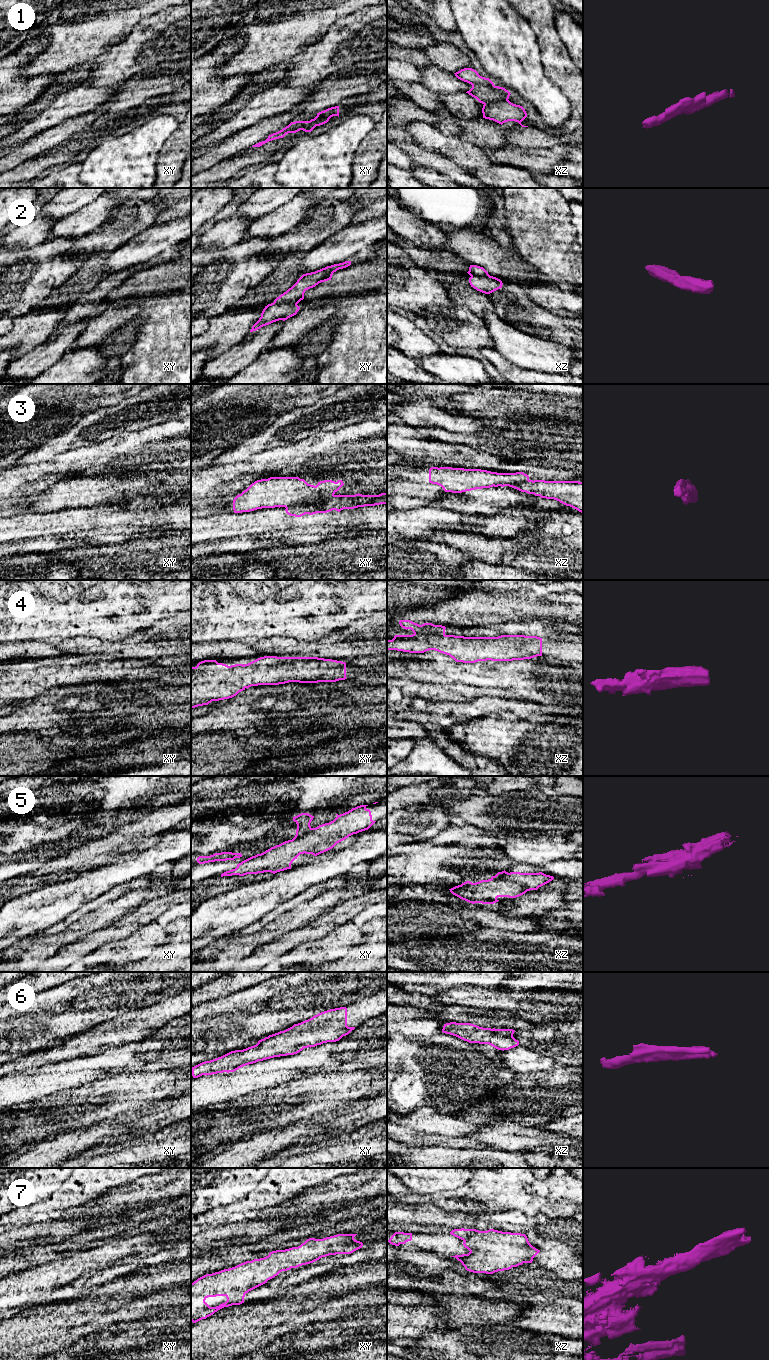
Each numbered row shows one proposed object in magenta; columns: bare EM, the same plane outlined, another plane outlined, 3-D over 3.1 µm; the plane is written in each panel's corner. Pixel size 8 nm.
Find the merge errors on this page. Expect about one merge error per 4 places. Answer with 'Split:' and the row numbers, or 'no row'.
Split: 1, 3, 5

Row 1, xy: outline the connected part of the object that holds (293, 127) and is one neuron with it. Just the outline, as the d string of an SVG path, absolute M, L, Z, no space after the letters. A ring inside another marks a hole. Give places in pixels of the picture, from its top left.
M339 106L331 107L331 108L328 108L324 111L317 113L317 116L314 119L311 119L310 121L291 122L288 126L286 126L282 130L269 135L265 141L259 142L259 143L253 145L252 147L260 147L269 141L283 138L288 133L296 133L300 130L303 130L305 127L308 127L311 123L315 122L317 119L331 118L333 116L339 116Z

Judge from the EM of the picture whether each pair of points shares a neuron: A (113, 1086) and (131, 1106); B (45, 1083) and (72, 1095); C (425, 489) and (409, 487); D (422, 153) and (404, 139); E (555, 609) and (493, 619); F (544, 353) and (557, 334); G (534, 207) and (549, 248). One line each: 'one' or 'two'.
A: one
B: two
C: one
D: one
E: two
F: two
G: one

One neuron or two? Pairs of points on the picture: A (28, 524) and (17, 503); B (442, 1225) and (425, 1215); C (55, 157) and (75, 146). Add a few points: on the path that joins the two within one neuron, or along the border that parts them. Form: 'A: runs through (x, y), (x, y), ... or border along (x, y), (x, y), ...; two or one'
A: border along (29, 509), (10, 517); two
B: runs through (438, 1221), (429, 1218); one
C: runs through (60, 156), (70, 150); one

